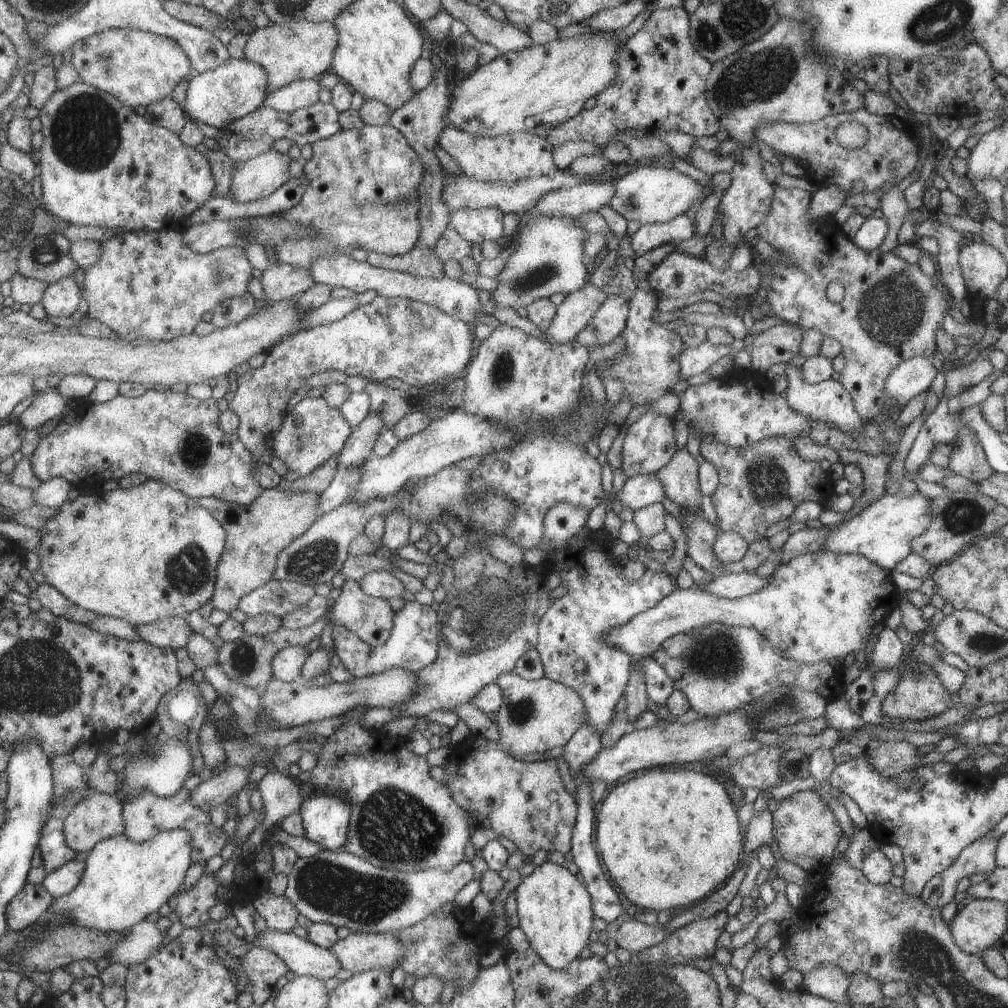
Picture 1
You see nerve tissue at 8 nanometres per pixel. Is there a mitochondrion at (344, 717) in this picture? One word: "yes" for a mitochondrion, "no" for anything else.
no

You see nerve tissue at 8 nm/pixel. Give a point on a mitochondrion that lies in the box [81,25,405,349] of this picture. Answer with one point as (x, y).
(105, 60)

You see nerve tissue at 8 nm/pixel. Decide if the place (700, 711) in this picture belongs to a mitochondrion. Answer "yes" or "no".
no

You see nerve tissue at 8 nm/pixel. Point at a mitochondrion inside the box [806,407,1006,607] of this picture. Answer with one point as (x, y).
(961, 517)

